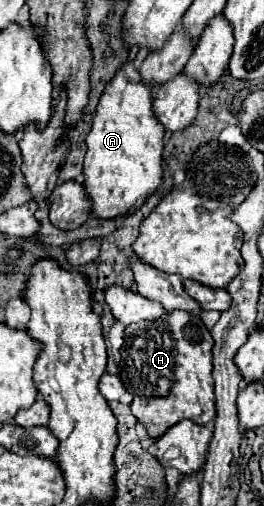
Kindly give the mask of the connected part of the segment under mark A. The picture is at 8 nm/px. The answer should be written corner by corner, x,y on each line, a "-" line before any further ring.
128,60
100,96
92,130
86,138
88,152
84,160
84,186
94,202
92,210
98,218
128,214
138,198
150,196
160,186
166,128
154,120
152,92
154,86
146,84
134,68
134,60

